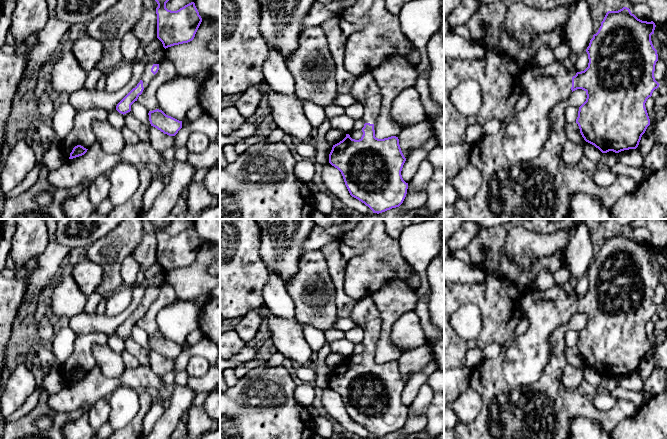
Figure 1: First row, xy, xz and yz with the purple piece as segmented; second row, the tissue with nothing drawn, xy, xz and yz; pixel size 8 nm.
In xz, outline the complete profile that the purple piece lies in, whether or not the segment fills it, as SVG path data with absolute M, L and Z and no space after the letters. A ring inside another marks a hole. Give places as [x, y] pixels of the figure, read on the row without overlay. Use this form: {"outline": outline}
{"outline": "M371 297L356 302L351 319L364 330L363 359L359 364L355 364L346 358L342 365L333 369L329 387L341 396L350 419L368 430L373 437L379 438L399 431L406 421L408 407L401 399L406 382L401 375L398 361L375 361L374 347L381 335L381 318Z"}

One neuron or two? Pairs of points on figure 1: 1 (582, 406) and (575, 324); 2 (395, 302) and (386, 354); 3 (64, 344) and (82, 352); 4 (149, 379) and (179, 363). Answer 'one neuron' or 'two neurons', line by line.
1: one neuron
2: one neuron
3: two neurons
4: two neurons

